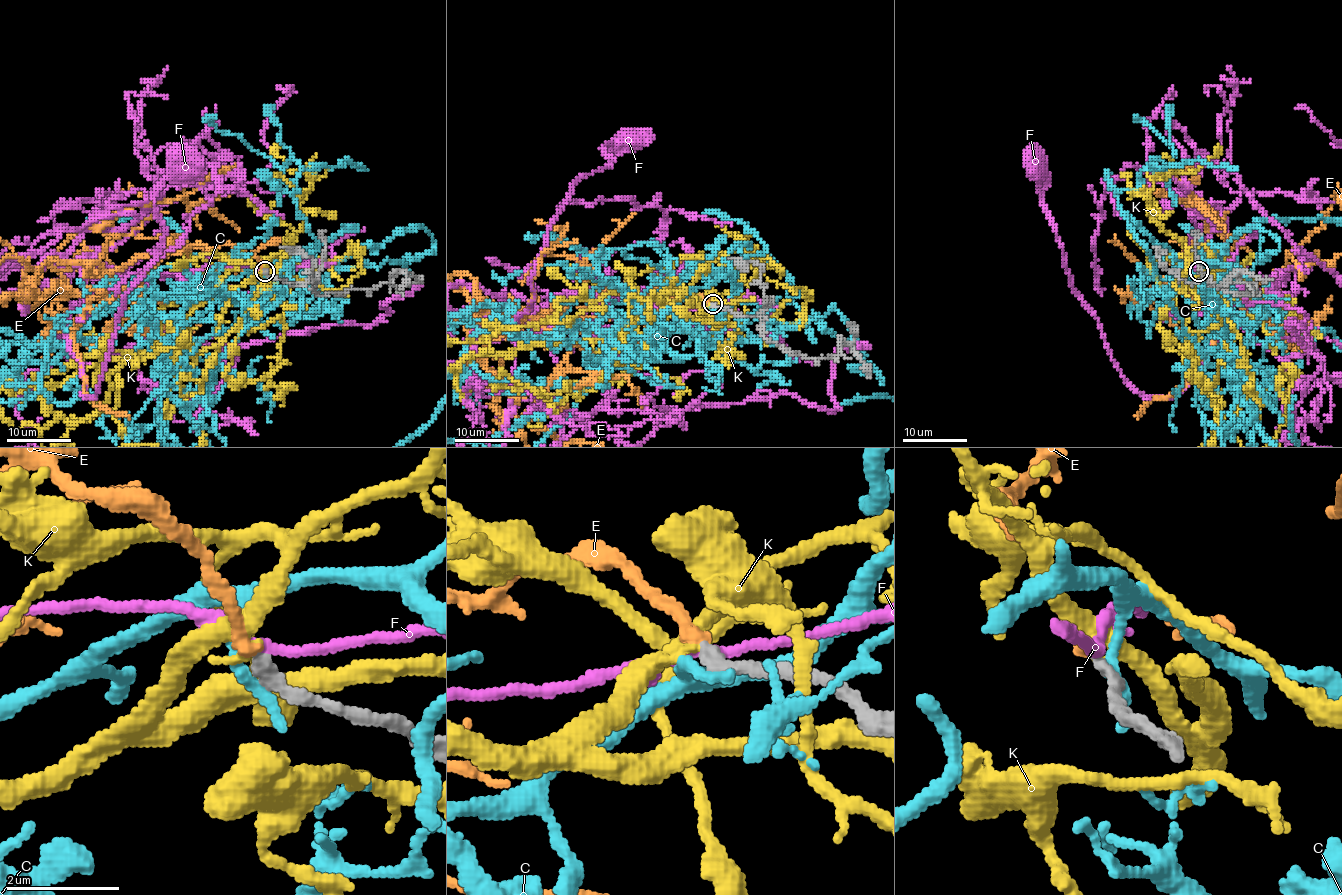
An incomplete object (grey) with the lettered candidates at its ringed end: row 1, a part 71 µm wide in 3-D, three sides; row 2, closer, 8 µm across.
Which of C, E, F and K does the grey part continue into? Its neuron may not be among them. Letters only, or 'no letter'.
E

